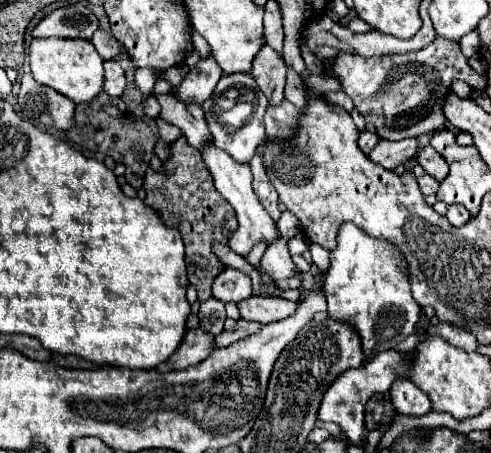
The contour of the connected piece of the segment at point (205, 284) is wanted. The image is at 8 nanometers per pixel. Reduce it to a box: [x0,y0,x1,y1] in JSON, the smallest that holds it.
[143,137,235,303]

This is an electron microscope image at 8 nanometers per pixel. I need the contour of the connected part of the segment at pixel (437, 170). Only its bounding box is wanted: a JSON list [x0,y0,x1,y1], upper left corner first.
[417,147,449,181]

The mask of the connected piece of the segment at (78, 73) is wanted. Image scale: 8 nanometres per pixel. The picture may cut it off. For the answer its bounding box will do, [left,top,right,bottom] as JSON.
[29,39,103,103]

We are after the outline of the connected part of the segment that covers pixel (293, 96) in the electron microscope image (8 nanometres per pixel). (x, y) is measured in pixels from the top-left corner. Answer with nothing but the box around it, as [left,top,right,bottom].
[285,65,307,107]

